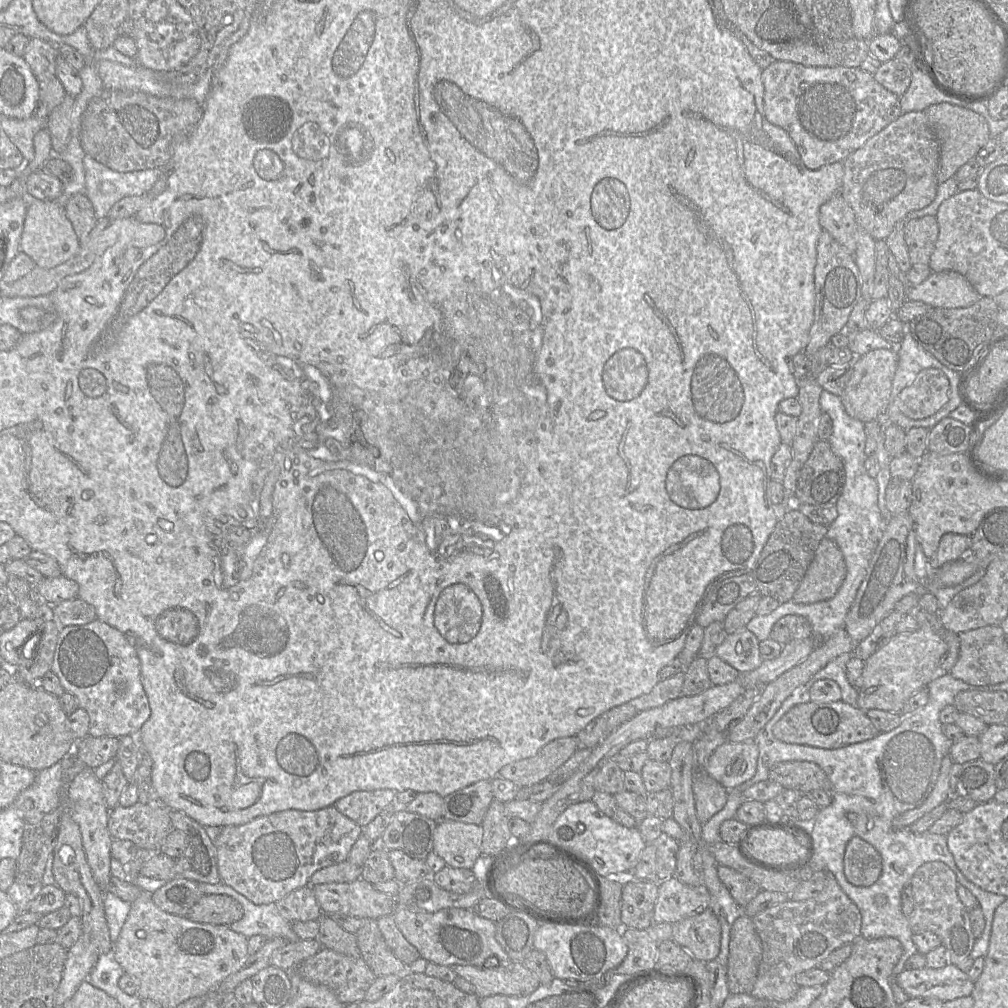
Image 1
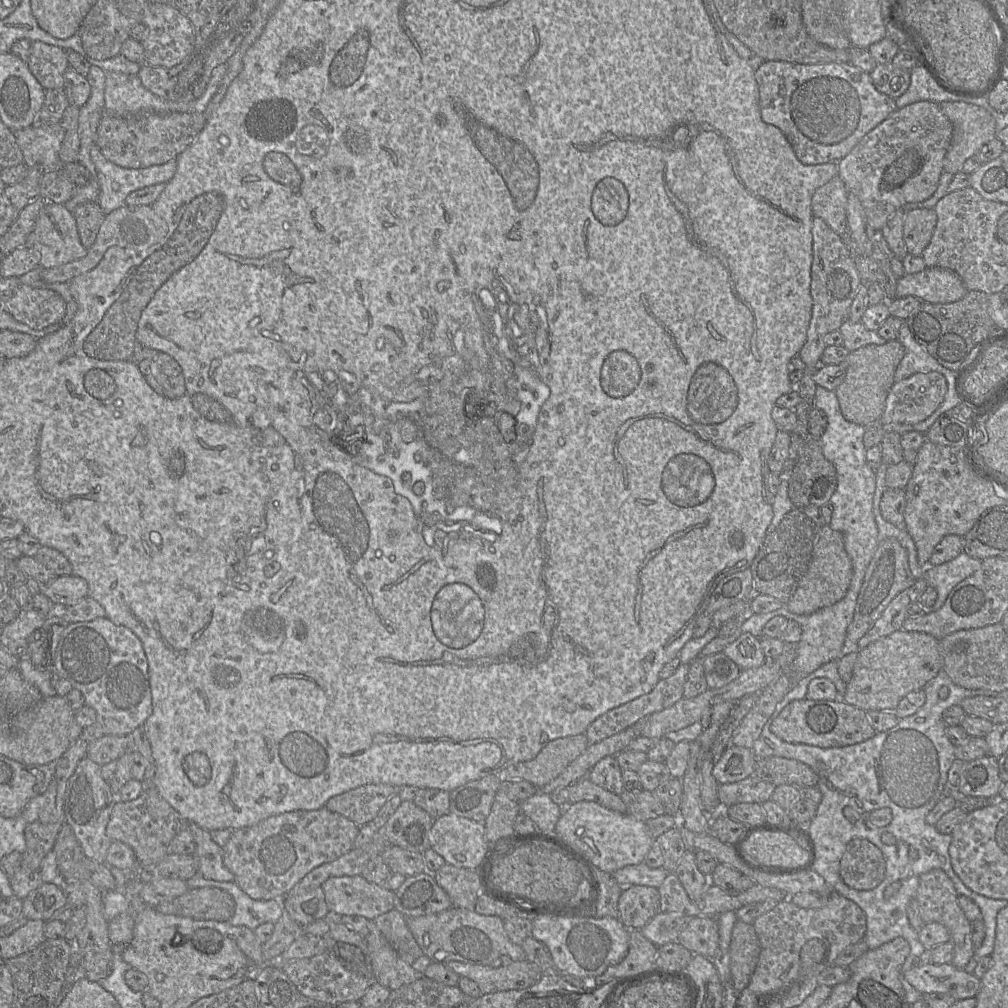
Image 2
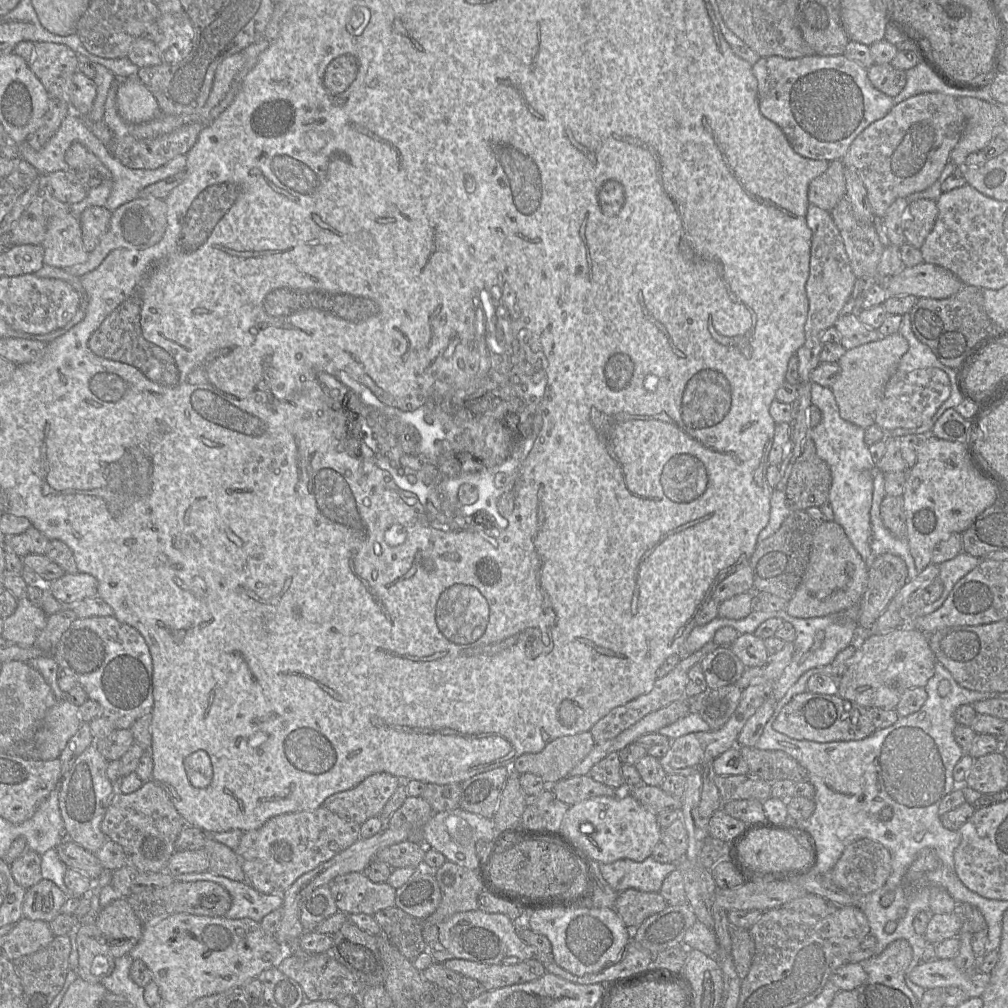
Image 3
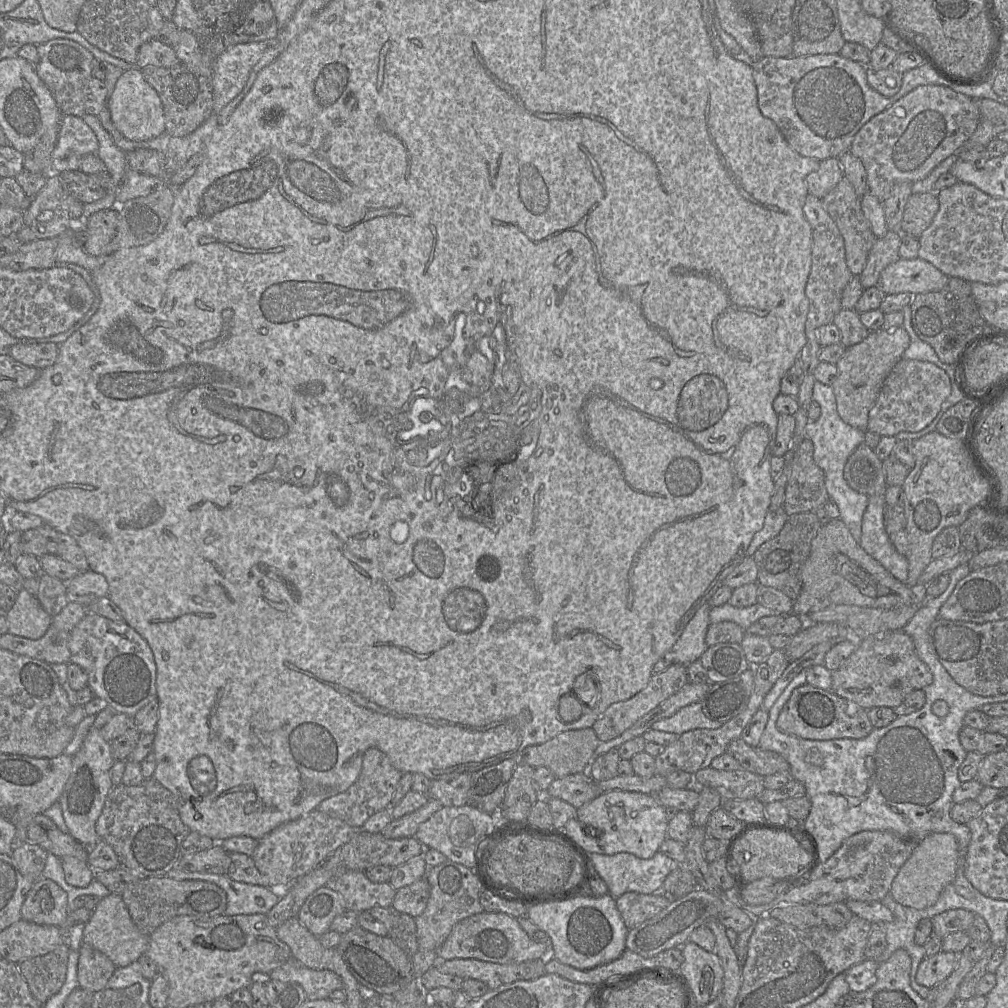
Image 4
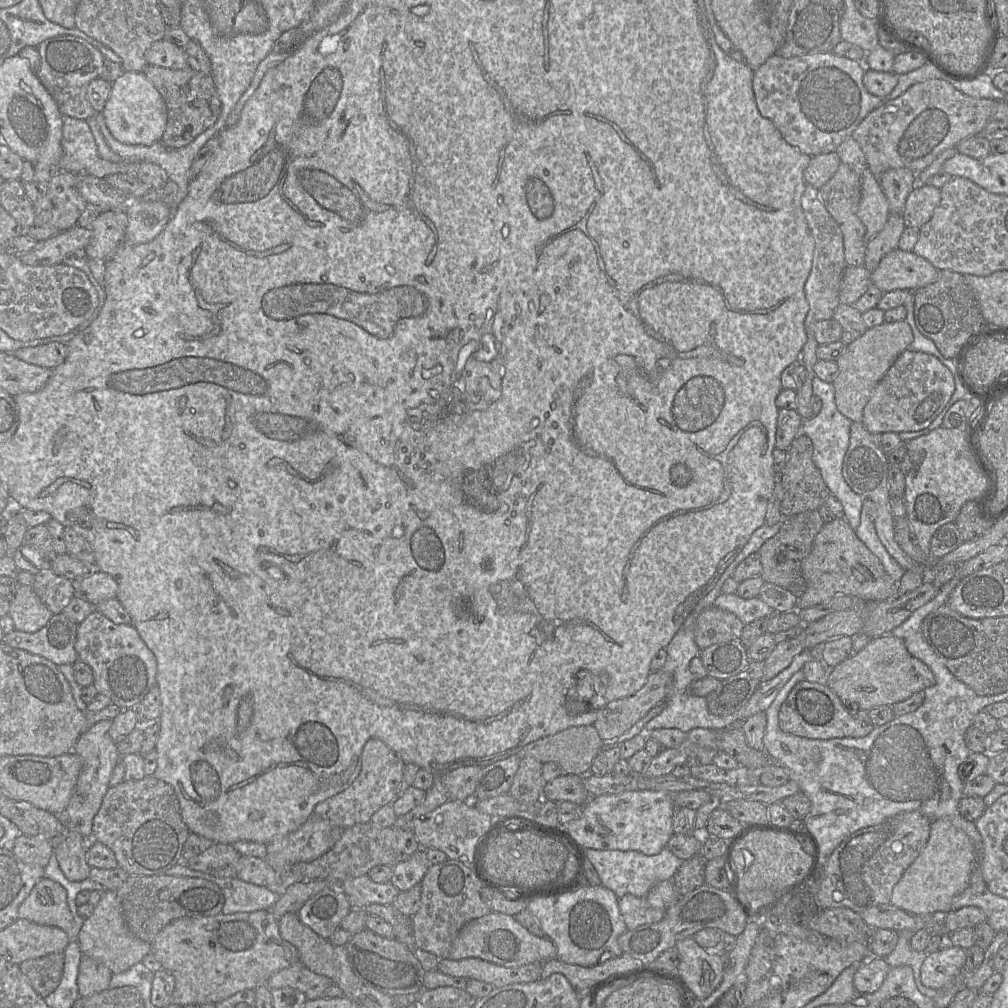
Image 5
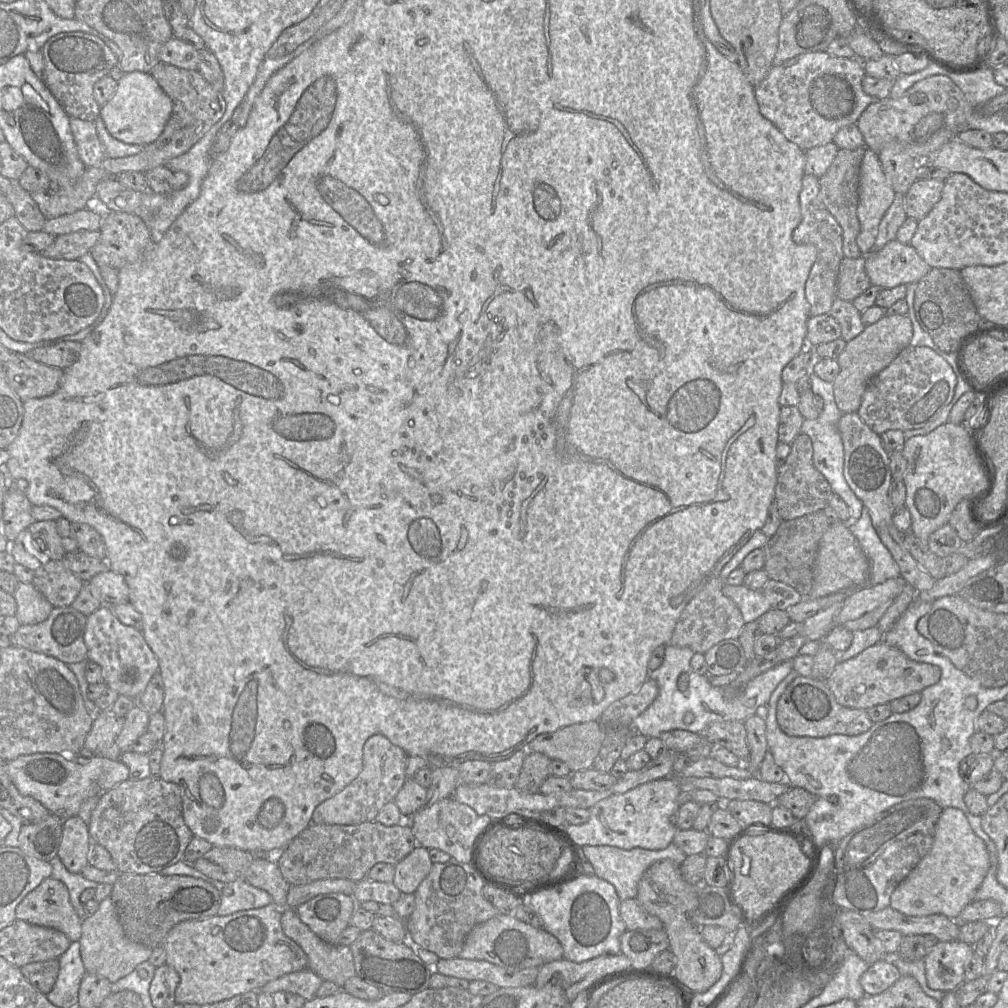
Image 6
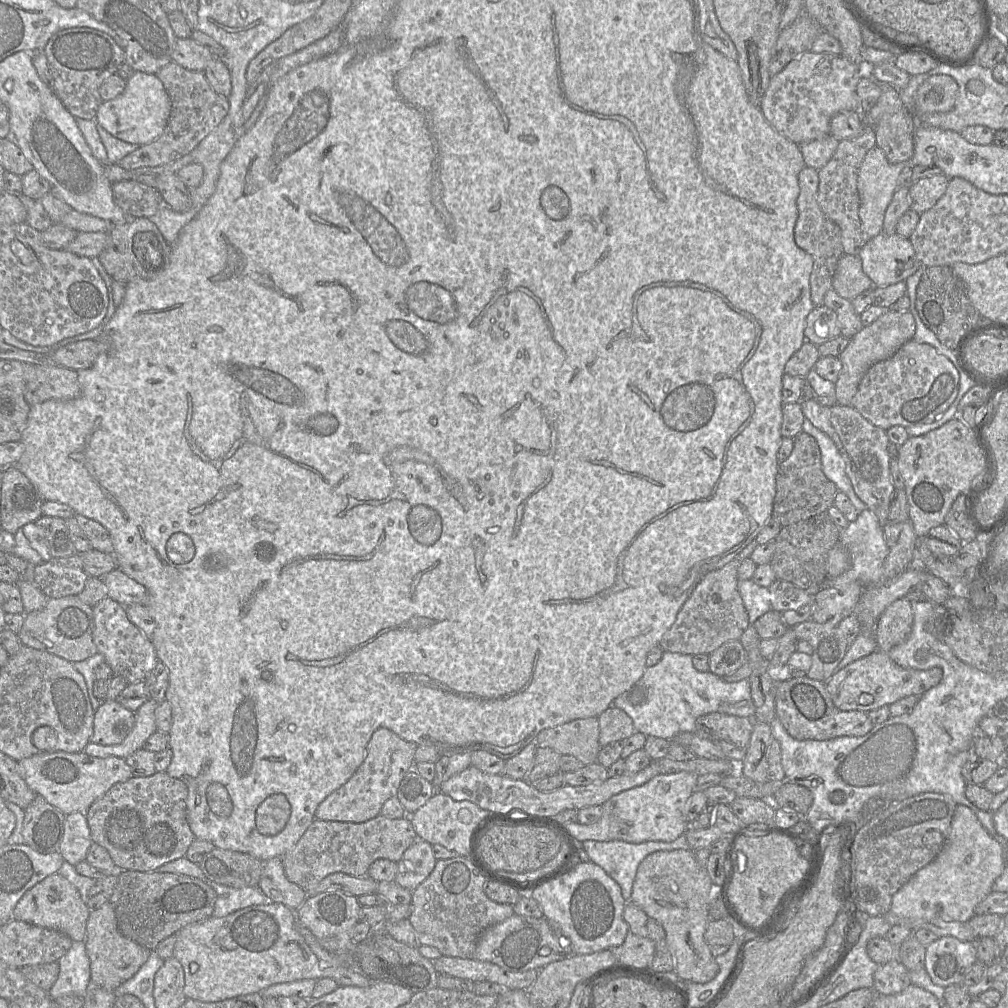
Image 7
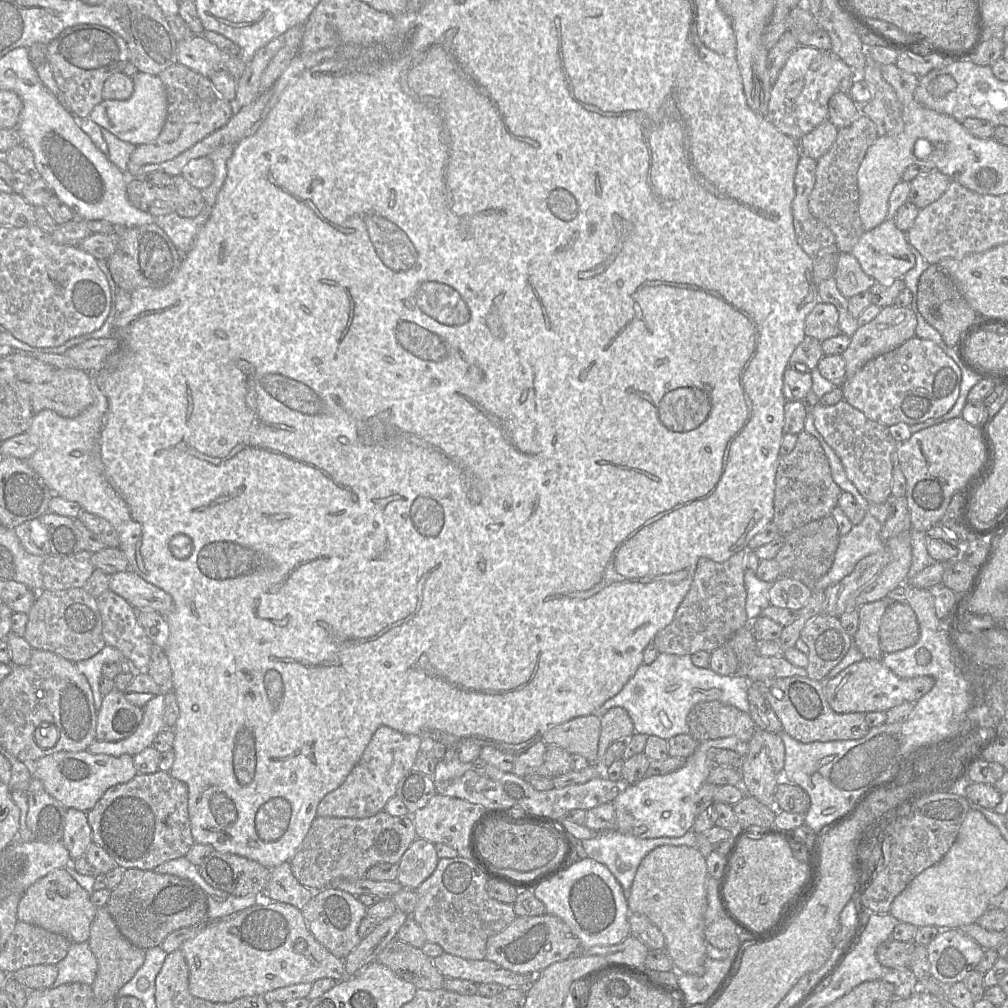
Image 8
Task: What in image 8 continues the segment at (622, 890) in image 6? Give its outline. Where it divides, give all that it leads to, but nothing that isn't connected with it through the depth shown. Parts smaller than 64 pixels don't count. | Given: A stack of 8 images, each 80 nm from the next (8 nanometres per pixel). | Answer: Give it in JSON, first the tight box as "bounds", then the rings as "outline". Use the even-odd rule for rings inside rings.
{"bounds":[582,830,697,899],"outline":[[[605,830],[597,832],[593,838],[582,840],[582,845],[589,858],[607,866],[622,886],[627,899],[630,895],[630,889],[637,868],[650,851],[661,845],[686,845],[697,847],[697,833],[690,830],[681,837],[638,838],[631,835],[624,835],[617,830]]]}

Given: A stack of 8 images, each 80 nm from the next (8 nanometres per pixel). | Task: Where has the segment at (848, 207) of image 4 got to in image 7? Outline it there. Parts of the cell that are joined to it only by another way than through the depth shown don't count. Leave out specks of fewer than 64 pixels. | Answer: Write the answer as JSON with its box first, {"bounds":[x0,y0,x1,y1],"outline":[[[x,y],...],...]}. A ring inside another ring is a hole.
{"bounds":[817,120,876,255],"outline":[[[862,120],[862,133],[856,138],[839,141],[831,159],[818,170],[817,203],[823,213],[839,226],[845,254],[858,255],[864,244],[859,217],[858,174],[867,152],[874,146],[876,146],[875,131],[872,127],[864,125]]]}

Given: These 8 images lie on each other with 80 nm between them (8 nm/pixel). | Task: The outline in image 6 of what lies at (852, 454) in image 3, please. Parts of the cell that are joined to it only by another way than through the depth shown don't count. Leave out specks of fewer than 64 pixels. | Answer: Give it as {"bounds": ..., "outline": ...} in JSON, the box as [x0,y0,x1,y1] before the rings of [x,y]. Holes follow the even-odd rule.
{"bounds":[801,365,863,521],"outline":[[[810,365],[810,385],[811,385],[811,391],[814,395],[819,395],[824,400],[824,407],[822,411],[820,412],[819,416],[816,419],[804,419],[803,423],[801,425],[801,431],[804,434],[807,434],[812,441],[813,445],[813,464],[815,468],[825,477],[825,479],[828,481],[828,483],[831,486],[832,492],[835,494],[838,494],[844,502],[848,506],[849,514],[852,521],[856,521],[860,518],[862,509],[863,509],[863,503],[862,501],[854,494],[854,492],[851,490],[850,486],[848,485],[847,481],[845,480],[844,474],[843,474],[843,466],[844,466],[844,448],[843,448],[843,442],[840,435],[840,432],[838,430],[838,422],[841,416],[844,414],[842,413],[835,402],[834,399],[834,390],[833,390],[833,384],[828,381],[822,380],[820,377],[818,377],[814,372],[811,372],[811,365]]]}

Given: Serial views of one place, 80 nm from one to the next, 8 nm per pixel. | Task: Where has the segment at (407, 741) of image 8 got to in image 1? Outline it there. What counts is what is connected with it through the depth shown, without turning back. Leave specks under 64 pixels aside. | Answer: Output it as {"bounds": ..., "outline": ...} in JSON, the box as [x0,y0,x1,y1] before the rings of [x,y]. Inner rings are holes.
{"bounds":[334,789,400,826],"outline":[[[392,789],[358,790],[338,799],[334,803],[342,814],[360,826],[371,822],[388,804],[395,802],[395,794],[400,791]]]}

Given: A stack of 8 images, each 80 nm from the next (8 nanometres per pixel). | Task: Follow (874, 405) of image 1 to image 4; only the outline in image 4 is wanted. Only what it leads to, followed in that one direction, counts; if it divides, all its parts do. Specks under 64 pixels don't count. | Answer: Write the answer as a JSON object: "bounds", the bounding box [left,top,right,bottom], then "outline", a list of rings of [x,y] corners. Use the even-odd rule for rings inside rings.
{"bounds":[833,326,910,431],"outline":[[[903,326],[885,330],[870,331],[861,342],[846,347],[844,354],[836,363],[838,377],[833,382],[837,412],[847,424],[867,431],[868,415],[874,406],[886,377],[893,367],[903,358],[903,353],[910,344],[910,336]]]}

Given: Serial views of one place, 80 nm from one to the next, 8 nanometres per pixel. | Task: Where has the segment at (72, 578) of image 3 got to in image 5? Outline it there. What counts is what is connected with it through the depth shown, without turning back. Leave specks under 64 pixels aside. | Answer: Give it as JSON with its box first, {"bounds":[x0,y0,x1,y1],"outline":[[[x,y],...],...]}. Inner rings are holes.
{"bounds":[74,570,118,605],"outline":[[[101,570],[92,571],[75,582],[74,596],[98,605],[100,602],[115,598],[118,592],[117,581]]]}

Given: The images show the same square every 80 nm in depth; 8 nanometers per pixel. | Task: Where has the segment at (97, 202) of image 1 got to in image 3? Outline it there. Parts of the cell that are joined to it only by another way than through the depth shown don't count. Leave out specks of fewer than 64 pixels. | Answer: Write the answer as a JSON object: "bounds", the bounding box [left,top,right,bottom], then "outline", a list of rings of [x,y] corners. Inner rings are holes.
{"bounds":[92,144,187,212],"outline":[[[103,144],[92,151],[112,174],[112,190],[104,205],[111,212],[138,198],[147,186],[179,173],[187,163],[186,155],[178,155],[157,169],[132,169],[116,159]]]}

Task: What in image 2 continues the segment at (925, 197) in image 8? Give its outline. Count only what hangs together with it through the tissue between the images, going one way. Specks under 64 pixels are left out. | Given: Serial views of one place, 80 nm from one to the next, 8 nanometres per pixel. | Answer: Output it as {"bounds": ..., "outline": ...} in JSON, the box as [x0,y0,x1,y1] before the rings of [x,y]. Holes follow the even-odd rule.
{"bounds":[903,208,937,256],"outline":[[[917,208],[907,212],[903,236],[909,254],[922,256],[931,241],[937,220],[934,208]]]}

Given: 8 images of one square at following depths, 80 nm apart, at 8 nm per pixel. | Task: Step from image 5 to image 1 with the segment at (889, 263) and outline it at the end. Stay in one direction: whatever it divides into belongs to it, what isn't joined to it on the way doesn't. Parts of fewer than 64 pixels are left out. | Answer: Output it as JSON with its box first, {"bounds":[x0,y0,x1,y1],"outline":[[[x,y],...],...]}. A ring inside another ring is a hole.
{"bounds":[906,271,983,308],"outline":[[[956,271],[932,272],[919,285],[907,287],[906,298],[932,307],[964,308],[983,296],[970,282]]]}

